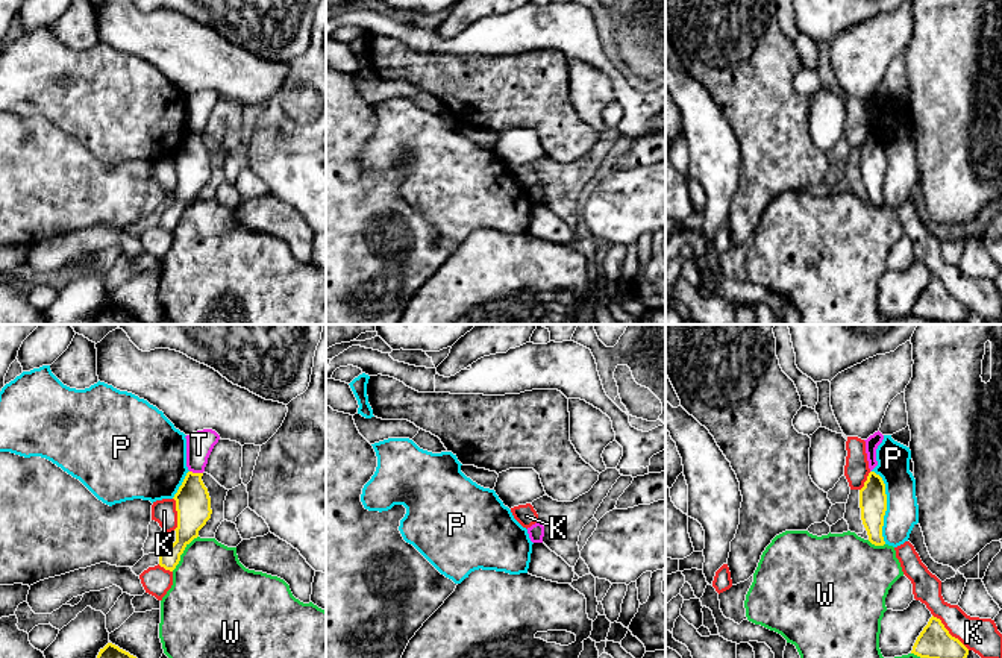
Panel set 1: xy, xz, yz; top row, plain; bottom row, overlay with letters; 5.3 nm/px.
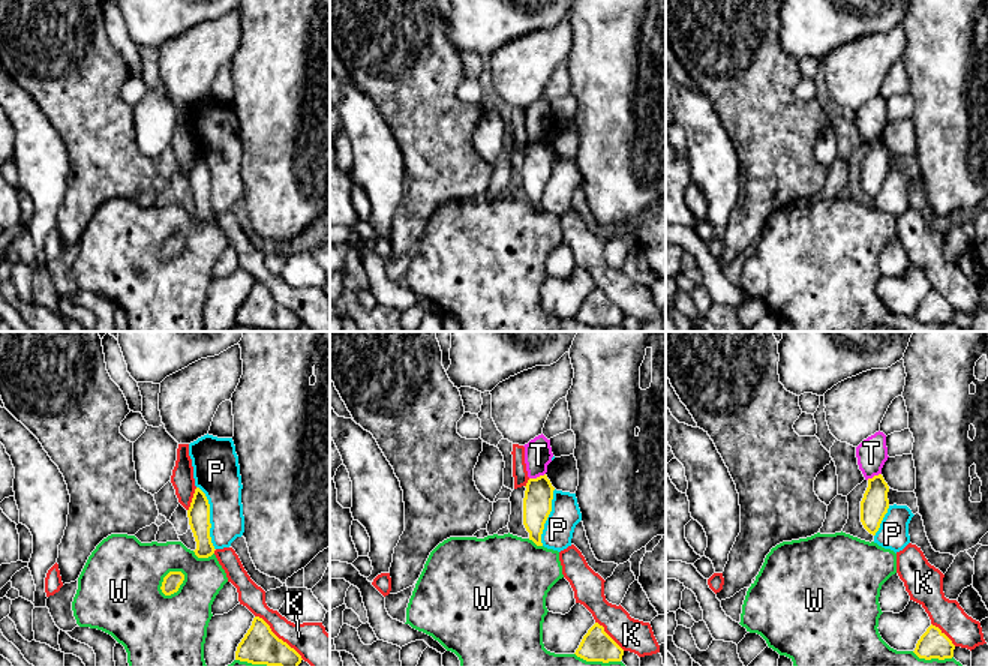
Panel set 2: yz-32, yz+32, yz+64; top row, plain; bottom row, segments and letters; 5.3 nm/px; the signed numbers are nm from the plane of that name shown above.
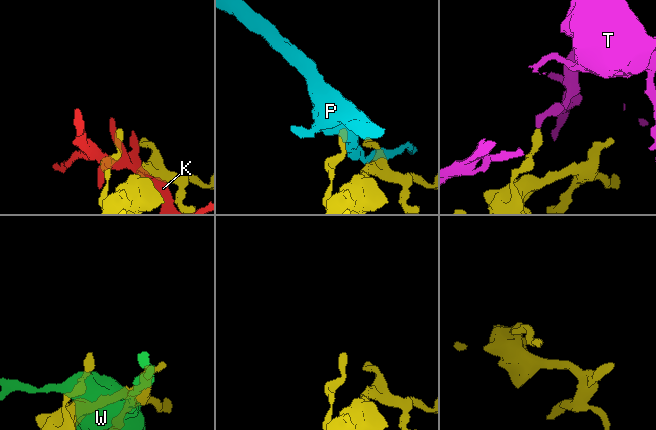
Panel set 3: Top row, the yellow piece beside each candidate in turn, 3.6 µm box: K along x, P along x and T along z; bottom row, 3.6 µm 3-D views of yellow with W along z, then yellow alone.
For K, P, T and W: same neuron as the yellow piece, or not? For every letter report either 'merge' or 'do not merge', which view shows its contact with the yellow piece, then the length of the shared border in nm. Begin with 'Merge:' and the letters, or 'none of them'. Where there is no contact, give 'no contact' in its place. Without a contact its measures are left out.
Merge: none of them
K: do not merge; meets yellow in yz; contact 280 nm long
P: do not merge; meets yellow in yz; contact 400 nm long
T: do not merge; meets yellow in xy; contact 70 nm long
W: do not merge; meets yellow in xy; contact 240 nm long

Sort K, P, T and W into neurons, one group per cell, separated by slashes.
K / P / T / W

